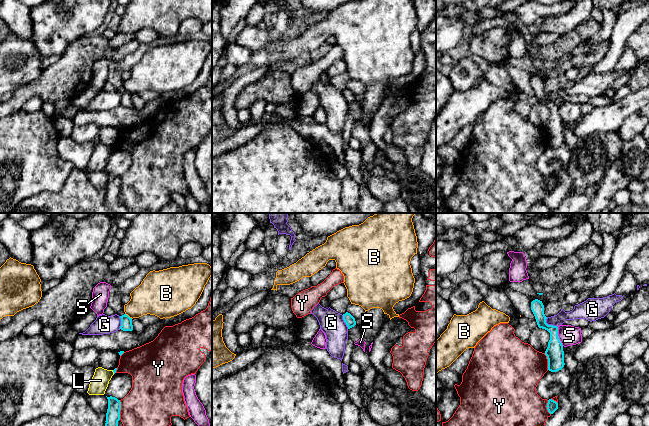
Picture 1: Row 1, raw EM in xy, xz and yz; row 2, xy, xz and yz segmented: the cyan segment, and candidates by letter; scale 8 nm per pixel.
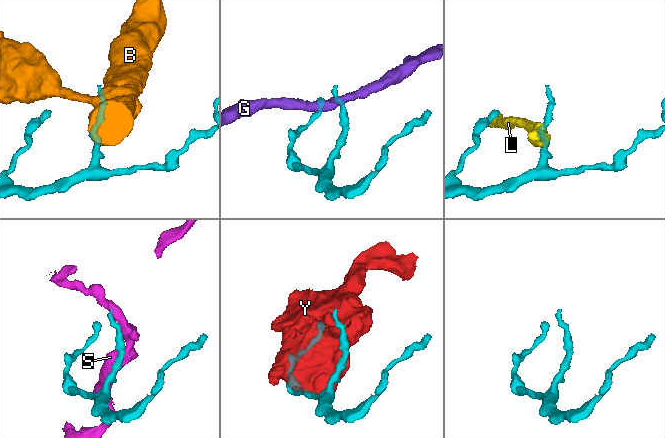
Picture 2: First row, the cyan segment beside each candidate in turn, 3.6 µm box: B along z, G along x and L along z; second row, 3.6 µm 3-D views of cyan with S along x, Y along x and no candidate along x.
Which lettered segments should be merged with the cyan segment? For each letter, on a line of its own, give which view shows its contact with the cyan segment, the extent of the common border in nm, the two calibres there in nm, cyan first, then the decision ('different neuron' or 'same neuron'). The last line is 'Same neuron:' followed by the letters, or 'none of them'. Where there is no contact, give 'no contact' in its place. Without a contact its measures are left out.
B: xy | 80 nm | 100/280 nm | different neuron
G: yz | 130 nm | 140/100 nm | different neuron
L: xy | 40 nm | 20/140 nm | different neuron
S: yz | 160 nm | 140/160 nm | different neuron
Y: xy | 160 nm | 110/400 nm | different neuron
Same neuron: none of them

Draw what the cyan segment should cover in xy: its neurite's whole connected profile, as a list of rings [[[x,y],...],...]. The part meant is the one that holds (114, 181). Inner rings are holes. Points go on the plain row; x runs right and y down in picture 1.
[[[107,173],[108,175],[108,185],[106,189],[106,205],[114,213],[129,213],[127,208],[118,202],[118,197],[120,196],[120,186],[121,178],[115,173]]]

